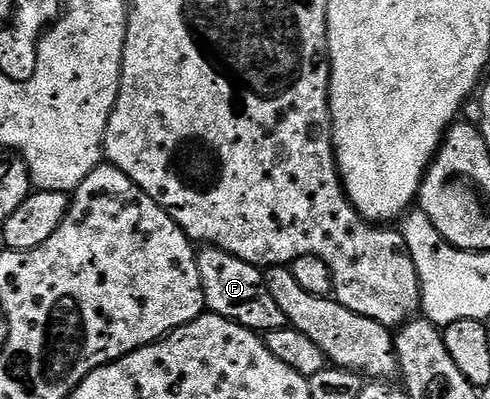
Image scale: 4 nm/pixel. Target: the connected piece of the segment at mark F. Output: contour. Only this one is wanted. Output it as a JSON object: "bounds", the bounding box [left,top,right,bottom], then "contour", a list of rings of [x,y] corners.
{"bounds":[196,245,286,332],"contour":[[[205,245],[196,255],[200,291],[204,294],[204,305],[209,311],[231,322],[242,324],[248,330],[267,332],[286,325],[282,308],[264,286],[261,267],[252,266],[246,260],[227,254],[217,246]]]}

